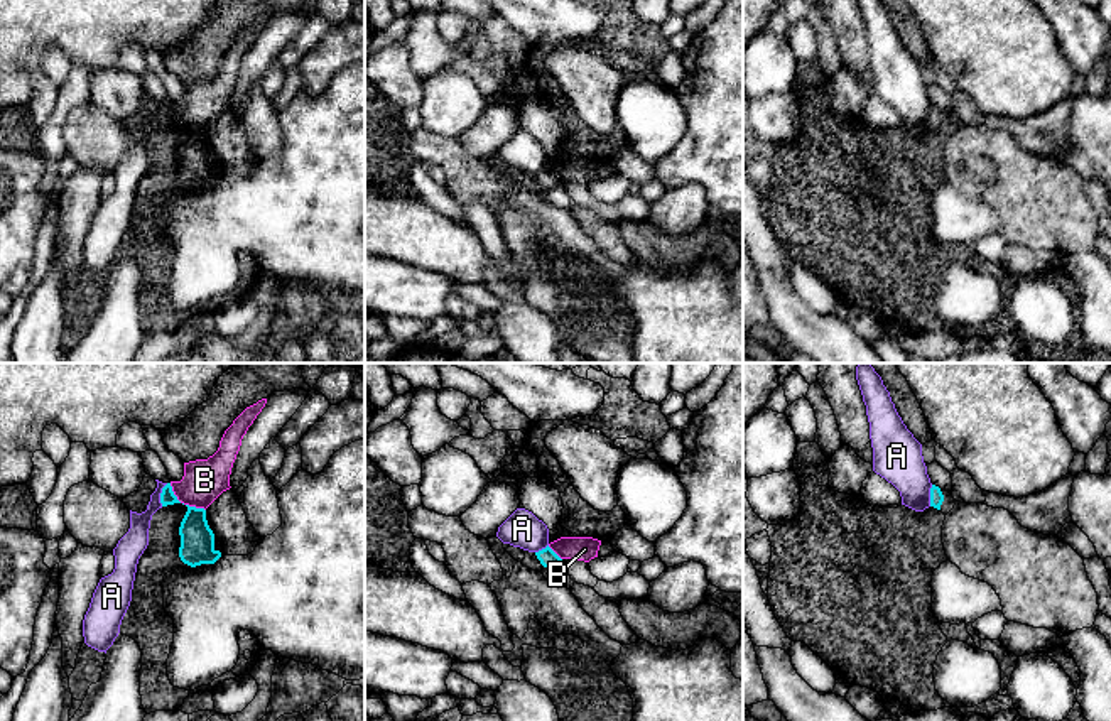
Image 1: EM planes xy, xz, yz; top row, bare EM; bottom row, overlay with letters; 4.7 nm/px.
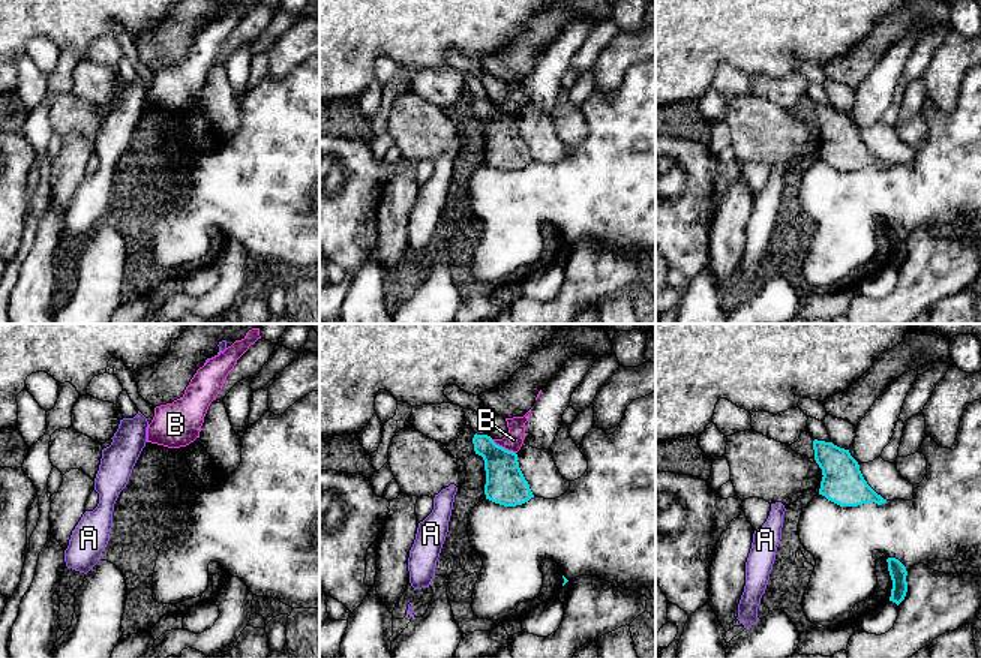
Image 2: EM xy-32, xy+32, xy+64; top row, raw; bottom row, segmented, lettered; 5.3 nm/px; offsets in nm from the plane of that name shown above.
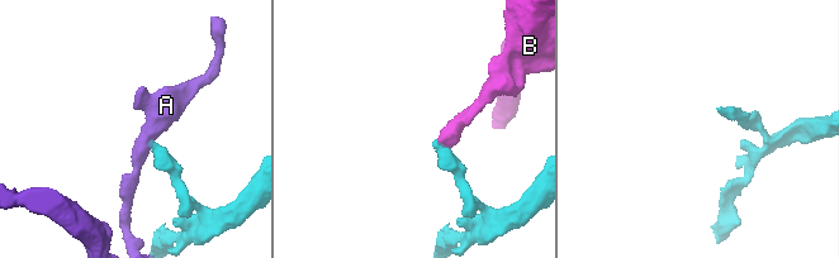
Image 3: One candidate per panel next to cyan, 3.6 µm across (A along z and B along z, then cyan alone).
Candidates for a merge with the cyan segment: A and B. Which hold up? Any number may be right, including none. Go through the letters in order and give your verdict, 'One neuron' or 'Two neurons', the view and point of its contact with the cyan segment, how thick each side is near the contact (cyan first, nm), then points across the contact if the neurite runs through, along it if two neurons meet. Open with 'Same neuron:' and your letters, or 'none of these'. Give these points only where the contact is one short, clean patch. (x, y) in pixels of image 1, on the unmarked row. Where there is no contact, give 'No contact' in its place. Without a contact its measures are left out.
Same neuron: none of these
A: Two neurons. Touches cyan at xy (161, 117). Thickness 70 nm (cyan) against 120 nm. Boundary: xy (168, 105), (161, 115), (161, 127)
B: Two neurons. Touches cyan at xy (183, 125). Thickness 70 nm (cyan) against 200 nm. Boundary: xy (169, 105), (181, 124), (205, 132)

